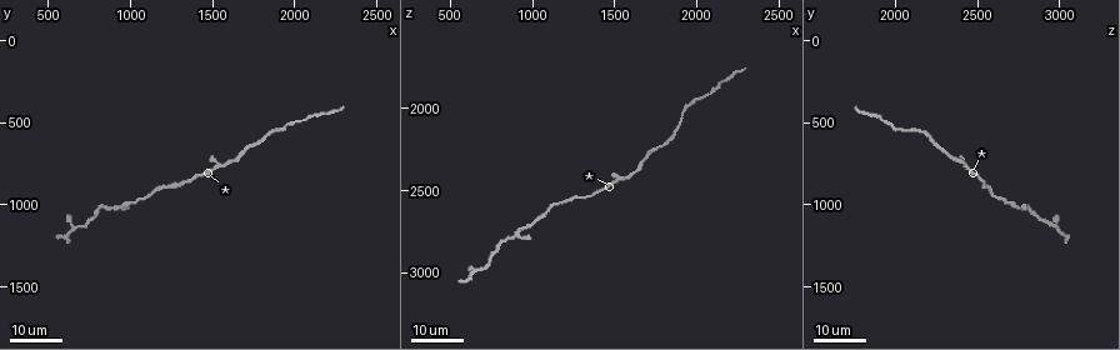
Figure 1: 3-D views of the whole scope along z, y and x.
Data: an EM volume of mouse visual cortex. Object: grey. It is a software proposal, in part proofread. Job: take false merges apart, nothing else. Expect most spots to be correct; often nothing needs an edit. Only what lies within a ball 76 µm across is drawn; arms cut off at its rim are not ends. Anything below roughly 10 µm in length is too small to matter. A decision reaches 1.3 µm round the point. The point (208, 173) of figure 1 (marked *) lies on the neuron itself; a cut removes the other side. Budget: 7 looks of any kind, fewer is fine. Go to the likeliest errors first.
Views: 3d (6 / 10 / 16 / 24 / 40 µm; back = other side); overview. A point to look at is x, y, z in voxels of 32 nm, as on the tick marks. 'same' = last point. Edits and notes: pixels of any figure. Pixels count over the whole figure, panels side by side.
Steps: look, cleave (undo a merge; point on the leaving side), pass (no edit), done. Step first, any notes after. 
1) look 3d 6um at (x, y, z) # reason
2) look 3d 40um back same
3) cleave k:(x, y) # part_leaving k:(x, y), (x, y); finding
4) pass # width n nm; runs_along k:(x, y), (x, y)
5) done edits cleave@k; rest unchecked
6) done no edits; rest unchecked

look 3d 16um at (920, 1000, 2720) # a narrow waist

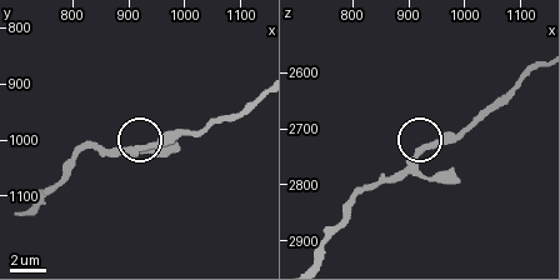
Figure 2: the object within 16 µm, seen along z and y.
look 3d 6um at (945, 1010, 2730)

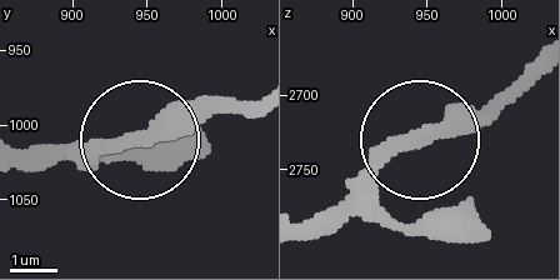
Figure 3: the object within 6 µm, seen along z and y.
pass # runs_along 3:(254, 100), (159, 120), (88, 160), (44, 160); one neuron here

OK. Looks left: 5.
look 3d 16um at (1780, 640, 2240) # thick turns thin

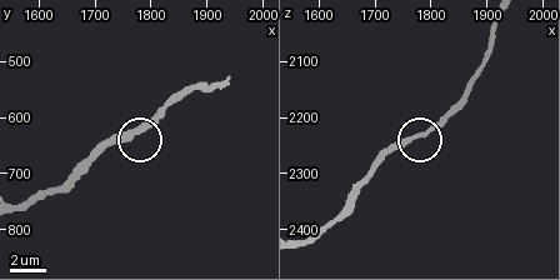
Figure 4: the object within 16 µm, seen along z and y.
look 3d 6um at (1775, 625, 2235)

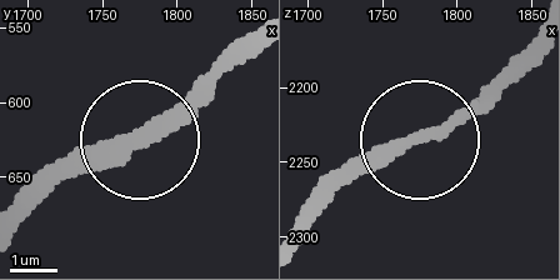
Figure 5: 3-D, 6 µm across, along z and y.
pass # width 300 nm; runs_along 5:(310, 221), (441, 126), (510, 59); continuous, no second neuron

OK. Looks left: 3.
look 3d 24um at (1320, 860, 2540)

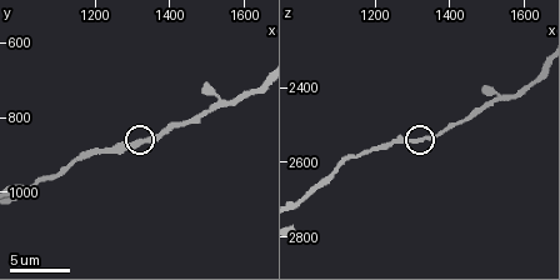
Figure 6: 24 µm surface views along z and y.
look 3d 6um at (1310, 860, 2540)

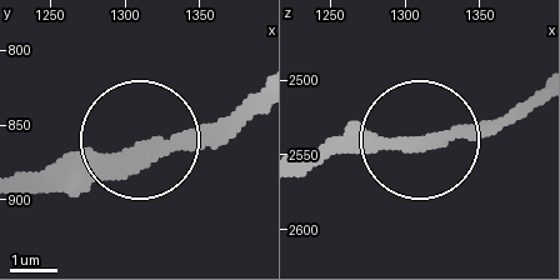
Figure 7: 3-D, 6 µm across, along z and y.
pass # runs_along 7:(259, 98), (199, 134), (36, 169); one neuron here

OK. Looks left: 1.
done no edits; rest unchecked

